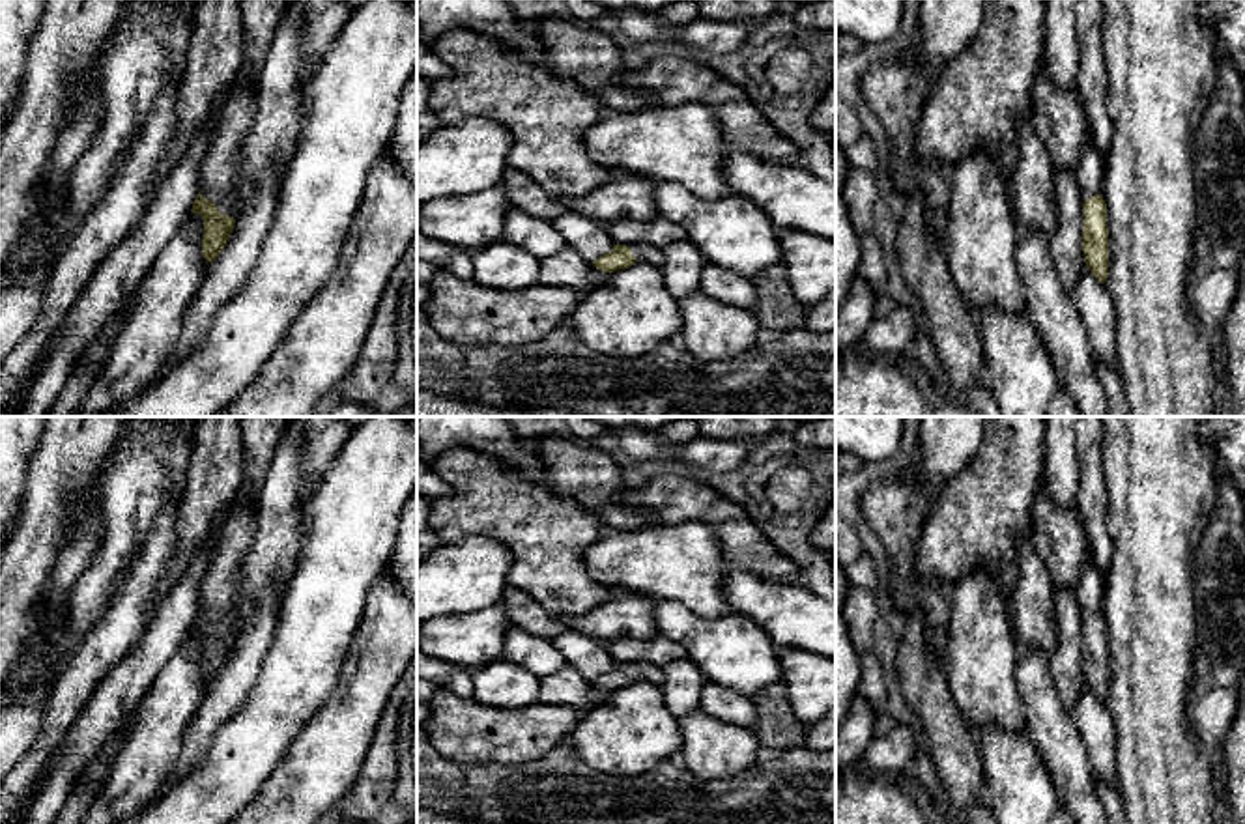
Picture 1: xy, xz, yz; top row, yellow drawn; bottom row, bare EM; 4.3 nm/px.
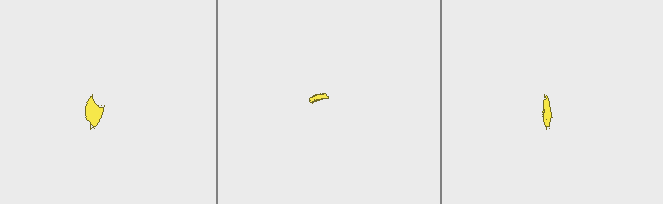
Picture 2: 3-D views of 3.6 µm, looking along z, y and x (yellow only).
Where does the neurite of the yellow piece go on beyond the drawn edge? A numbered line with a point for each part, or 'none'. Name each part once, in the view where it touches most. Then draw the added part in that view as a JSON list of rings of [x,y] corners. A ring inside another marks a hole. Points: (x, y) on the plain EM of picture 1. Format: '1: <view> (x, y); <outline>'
1: xy (221, 589); [[[256,501],[245,503],[232,514],[219,546],[211,557],[208,574],[200,587],[200,613],[215,626],[237,637],[241,617],[241,559],[256,533]]]

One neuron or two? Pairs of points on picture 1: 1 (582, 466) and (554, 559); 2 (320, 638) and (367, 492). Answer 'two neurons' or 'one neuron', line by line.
1: two neurons
2: one neuron

